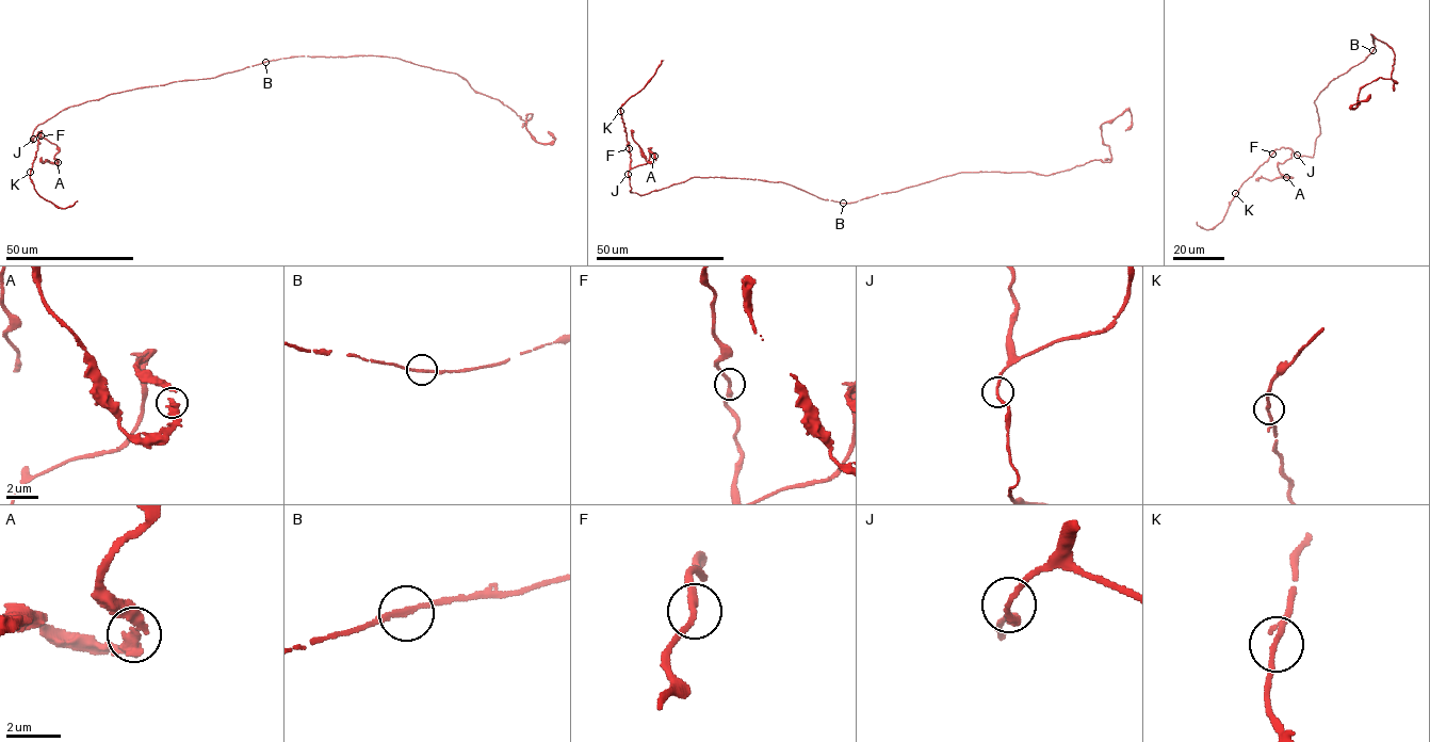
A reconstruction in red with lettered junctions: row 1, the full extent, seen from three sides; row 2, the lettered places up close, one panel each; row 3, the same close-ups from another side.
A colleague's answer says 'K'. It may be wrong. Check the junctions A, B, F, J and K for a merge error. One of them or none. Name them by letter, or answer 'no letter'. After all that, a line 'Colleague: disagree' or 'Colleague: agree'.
no letter
Colleague: disagree

